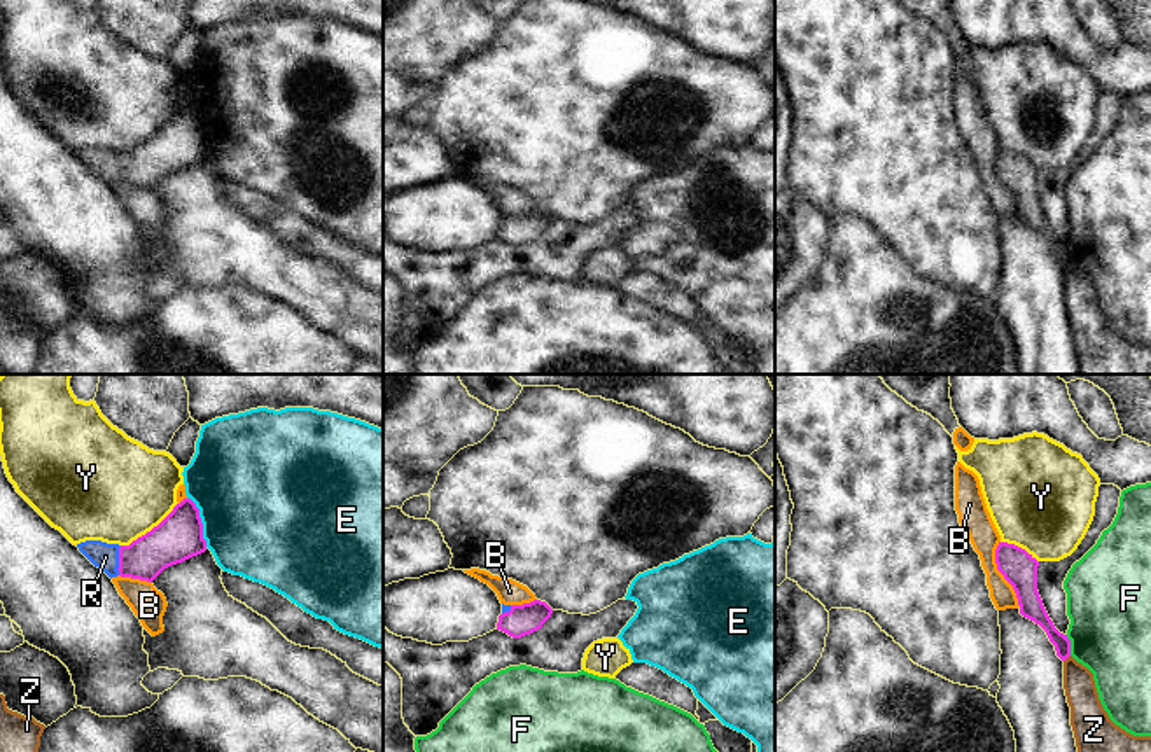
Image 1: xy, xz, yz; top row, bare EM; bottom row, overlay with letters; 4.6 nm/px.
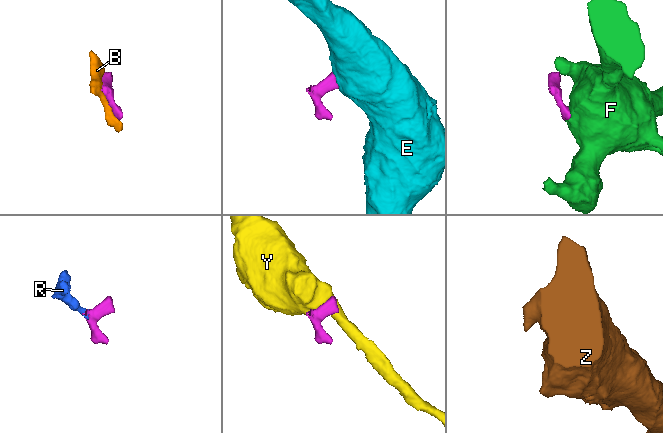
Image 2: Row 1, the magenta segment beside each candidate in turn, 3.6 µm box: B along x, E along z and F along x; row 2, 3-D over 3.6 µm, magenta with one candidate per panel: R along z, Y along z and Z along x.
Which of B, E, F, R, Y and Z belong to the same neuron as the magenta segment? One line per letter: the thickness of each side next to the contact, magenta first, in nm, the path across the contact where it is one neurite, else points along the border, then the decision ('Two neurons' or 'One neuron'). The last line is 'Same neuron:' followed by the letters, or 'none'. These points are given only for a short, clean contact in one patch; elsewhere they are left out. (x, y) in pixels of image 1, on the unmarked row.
B: Thickness 160 nm (magenta) against 140 nm. Two neurons
E: Thickness 220 nm (magenta) against 480 nm. Boundary: xy (188, 105), (198, 118), (202, 146), (207, 154). Two neurons
F: Thickness 110 nm (magenta) against 380 nm. Boundary: yz (1066, 243), (1071, 263). Two neurons
R: Thickness 200 nm (magenta) against 120 nm. Path across: xy (170, 151), (146, 167), (119, 168), (105, 165). One neuron
Y: Thickness 220 nm (magenta) against 480 nm. Two neurons
Z: Thickness 90 nm (magenta) against 140 nm. Boundary: yz (1069, 263), (1064, 270). Two neurons
Same neuron: R.

